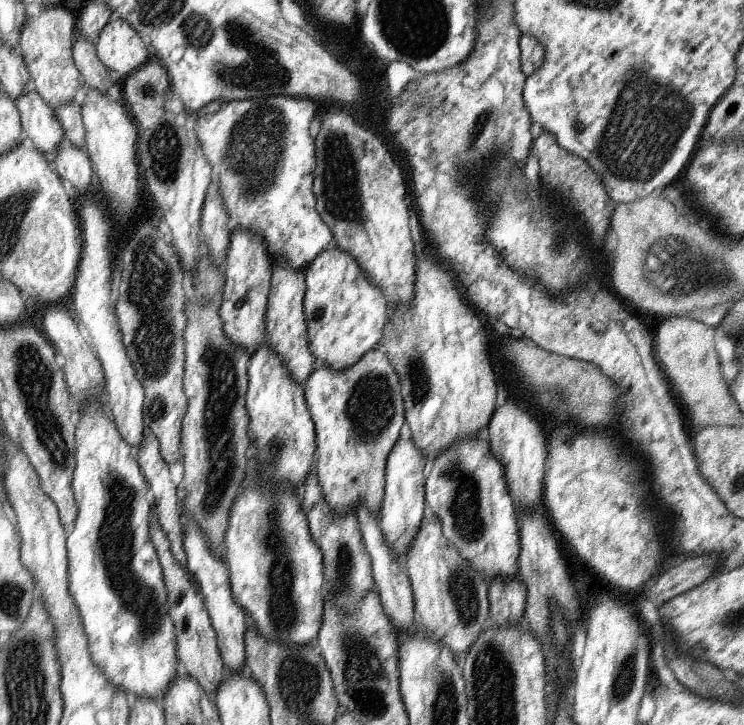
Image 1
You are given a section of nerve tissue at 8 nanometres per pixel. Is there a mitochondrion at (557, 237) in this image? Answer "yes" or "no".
yes

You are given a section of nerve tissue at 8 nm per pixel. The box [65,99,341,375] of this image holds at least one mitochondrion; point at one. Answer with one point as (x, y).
(165, 146)

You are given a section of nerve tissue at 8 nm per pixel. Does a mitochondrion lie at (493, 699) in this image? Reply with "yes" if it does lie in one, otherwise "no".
yes

